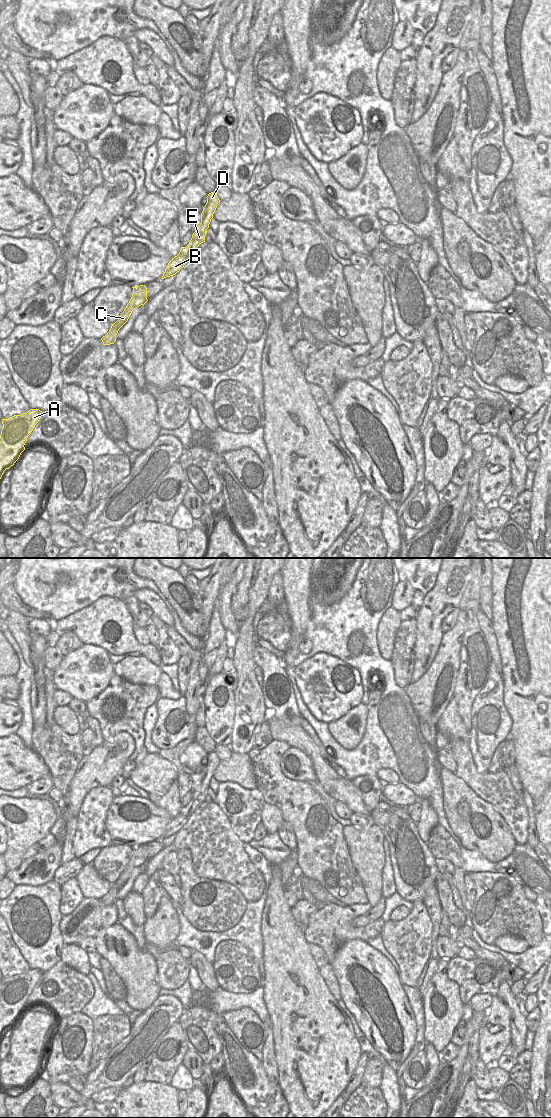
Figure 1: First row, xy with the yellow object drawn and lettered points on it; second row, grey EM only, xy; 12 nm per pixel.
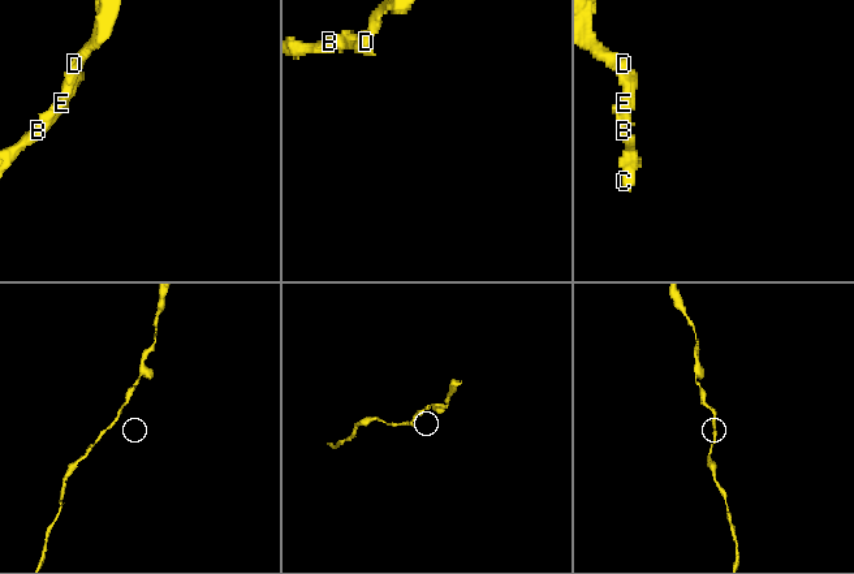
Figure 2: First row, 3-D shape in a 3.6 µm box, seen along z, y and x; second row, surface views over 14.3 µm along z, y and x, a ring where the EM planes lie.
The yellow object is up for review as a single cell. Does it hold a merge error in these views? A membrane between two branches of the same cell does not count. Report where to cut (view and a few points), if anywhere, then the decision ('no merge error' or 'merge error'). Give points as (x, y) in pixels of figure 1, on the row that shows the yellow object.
no cut | no merge error

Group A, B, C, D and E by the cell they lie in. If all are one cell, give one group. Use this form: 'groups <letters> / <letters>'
groups A B C D E

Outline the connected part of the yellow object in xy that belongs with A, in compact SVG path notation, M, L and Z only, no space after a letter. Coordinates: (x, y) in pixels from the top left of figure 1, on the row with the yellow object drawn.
M30 409L27 413L2 419L3 428L0 435L0 479L6 469L9 469L19 459L25 450L28 436L39 422L43 412Z

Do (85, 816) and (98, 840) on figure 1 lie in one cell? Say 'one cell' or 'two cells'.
one cell

